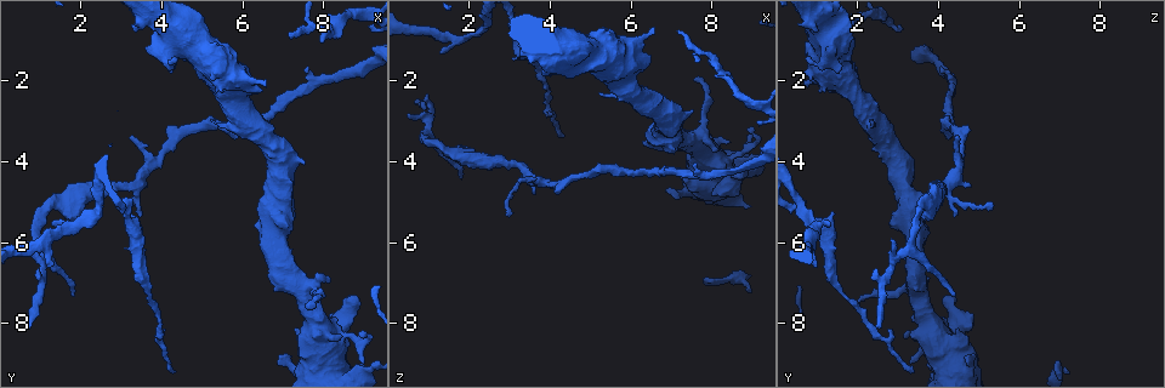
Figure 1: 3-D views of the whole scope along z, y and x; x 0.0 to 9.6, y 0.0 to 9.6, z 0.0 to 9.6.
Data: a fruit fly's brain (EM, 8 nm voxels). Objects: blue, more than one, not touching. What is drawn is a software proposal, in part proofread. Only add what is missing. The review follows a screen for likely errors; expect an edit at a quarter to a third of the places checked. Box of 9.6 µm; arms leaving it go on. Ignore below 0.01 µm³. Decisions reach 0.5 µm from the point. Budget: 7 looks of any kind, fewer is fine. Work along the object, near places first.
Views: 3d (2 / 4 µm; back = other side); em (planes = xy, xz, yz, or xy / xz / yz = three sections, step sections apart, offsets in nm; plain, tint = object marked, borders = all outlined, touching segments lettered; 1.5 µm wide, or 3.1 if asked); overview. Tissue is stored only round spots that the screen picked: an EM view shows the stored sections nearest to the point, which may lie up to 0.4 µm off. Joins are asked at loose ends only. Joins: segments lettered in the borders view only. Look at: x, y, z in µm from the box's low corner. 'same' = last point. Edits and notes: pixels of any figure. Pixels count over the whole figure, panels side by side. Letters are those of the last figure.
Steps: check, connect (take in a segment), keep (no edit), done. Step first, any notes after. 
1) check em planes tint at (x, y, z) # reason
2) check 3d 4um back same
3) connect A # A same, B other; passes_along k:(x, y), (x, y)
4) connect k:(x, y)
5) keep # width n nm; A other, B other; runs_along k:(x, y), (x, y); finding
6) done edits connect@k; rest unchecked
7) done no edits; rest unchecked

check 3d 4um at (1.65, 5.45, 3.80) # free end

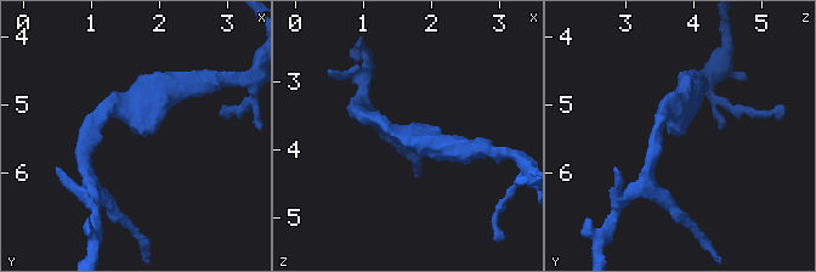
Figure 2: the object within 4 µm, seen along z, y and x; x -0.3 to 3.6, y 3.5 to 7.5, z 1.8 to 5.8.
check em planes borders at (1.70, 5.45, 3.90) # now the EM

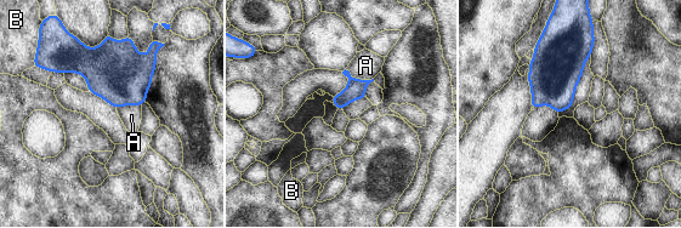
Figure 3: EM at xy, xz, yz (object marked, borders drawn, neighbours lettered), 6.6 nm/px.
keep # longest_contact A 240 nm; A other, B other; border 3:(345, 69), (370, 81), (367, 97); no lettered segment goes on from it

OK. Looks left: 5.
check em yz step 8 borders at (1.25, 5.50, 1.25) # free end

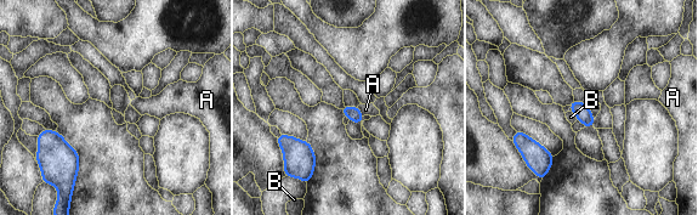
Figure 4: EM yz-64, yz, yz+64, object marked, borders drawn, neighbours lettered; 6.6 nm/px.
check em planes borders same

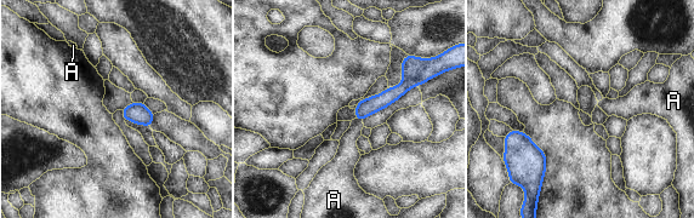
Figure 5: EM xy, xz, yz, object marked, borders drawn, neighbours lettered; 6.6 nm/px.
keep # longest_contact A 50 nm; A other; runs_along 5:(405, 63), (407, 81), (359, 116); none of them fits

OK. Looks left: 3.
check em xy step 8 tint at (7.65, 7.65, 1.95) # thin end

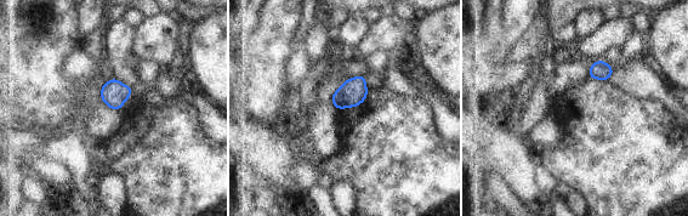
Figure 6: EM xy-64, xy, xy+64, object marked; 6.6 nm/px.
check em planes borders same

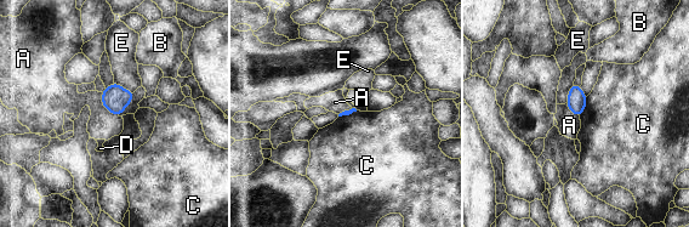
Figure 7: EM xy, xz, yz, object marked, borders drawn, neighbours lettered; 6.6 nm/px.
keep # A other, B other, C other, D other, E other; border 7:(101, 92), (102, 105), (118, 115); none of them fits

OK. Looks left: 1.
done no edits; rest unchecked

